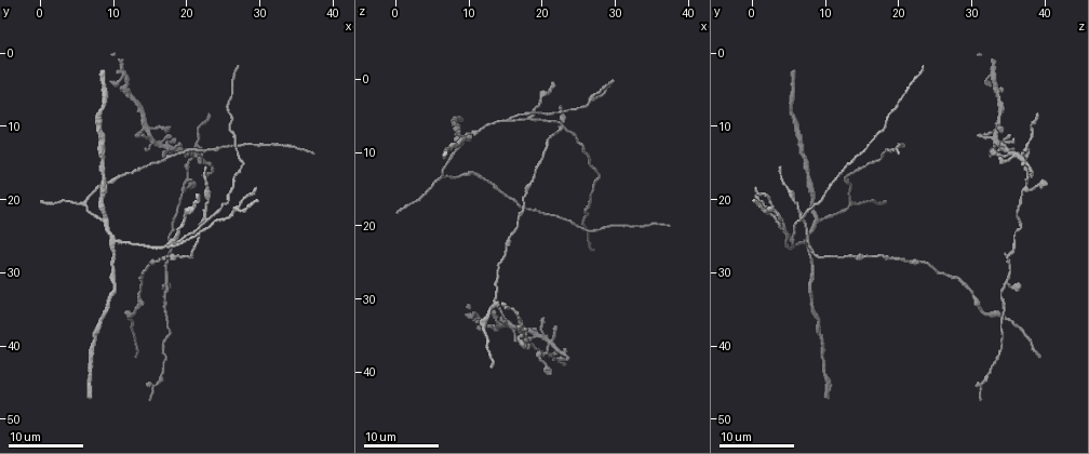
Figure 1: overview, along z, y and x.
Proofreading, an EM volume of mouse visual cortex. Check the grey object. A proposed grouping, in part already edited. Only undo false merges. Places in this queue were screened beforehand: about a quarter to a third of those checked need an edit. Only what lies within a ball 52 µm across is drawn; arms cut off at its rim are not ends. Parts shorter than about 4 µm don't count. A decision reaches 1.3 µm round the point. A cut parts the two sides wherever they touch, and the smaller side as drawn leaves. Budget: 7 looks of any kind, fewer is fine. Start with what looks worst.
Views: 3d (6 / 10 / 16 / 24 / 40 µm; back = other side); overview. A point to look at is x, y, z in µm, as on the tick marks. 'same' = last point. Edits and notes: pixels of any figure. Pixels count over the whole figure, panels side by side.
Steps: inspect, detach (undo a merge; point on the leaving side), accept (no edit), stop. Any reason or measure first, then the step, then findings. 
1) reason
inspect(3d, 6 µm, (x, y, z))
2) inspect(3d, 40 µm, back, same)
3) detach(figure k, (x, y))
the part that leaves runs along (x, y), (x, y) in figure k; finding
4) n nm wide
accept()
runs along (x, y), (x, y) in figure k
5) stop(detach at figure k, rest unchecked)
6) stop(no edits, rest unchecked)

four-way junction
inspect(3d, 16 µm, (22.5, 23.0, 6.5))

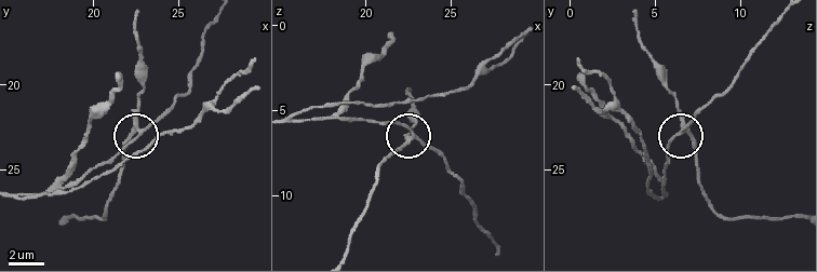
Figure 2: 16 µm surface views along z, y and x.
4 arms
detach(figure 2, (695, 146))
the part that leaves runs along (409, 140), (379, 166), (366, 209), (346, 254) in figure 2; a second cell is stuck on

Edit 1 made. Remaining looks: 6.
redraw
inspect(overview)

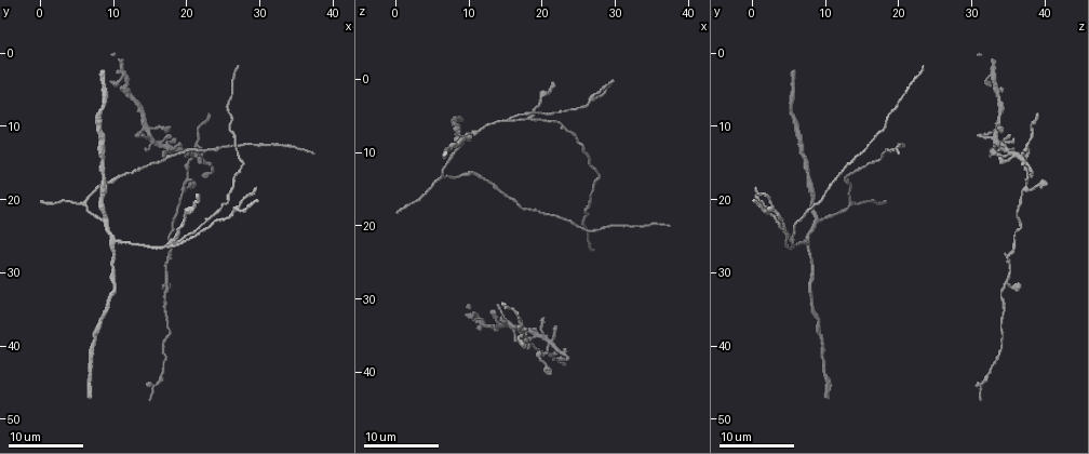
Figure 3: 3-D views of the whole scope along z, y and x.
two arms in line, one across
inspect(3d, 16 µm, (6.0, 20.5, 14.0))

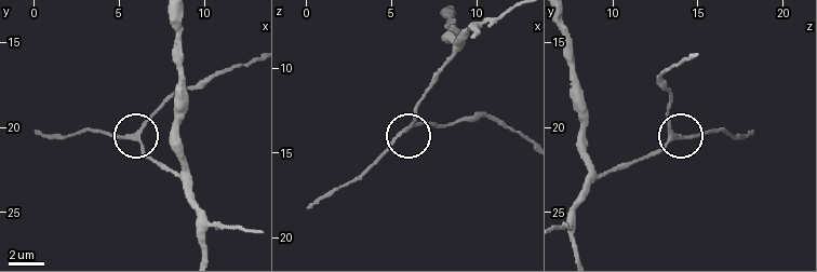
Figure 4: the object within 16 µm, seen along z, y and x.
side arm 8 µm; 3 arms
accept()
all the same cell

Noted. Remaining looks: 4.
arms part here
inspect(3d, 10 µm, (8.5, 22.5, 9.5))

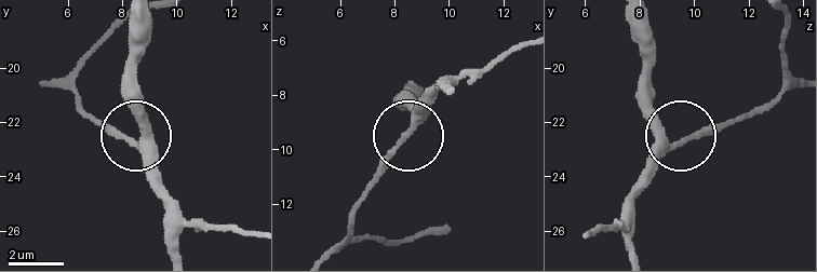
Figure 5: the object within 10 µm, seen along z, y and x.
other side
inspect(3d, 10 µm, back, (8.5, 22.8, 9.3))

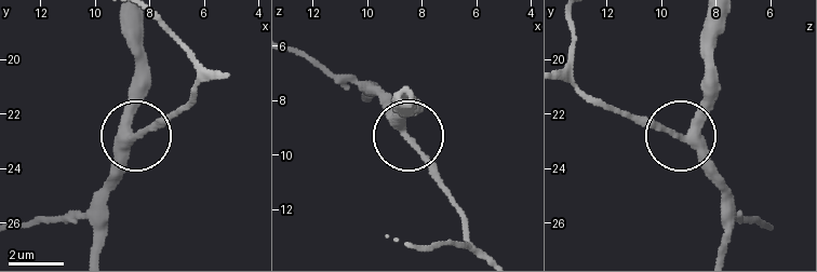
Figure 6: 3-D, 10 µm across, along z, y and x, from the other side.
3 arms
accept()
runs along (18, 226), (67, 219), (89, 205), (130, 143), (130, 82) in figure 6; one cell here

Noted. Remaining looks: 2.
stop(detach at figure 2, rest unchecked)

